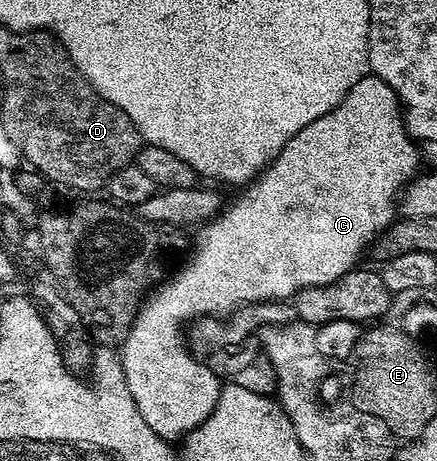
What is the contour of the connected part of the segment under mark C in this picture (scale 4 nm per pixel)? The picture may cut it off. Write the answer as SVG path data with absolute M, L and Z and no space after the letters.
M373 74L363 76L361 80L357 80L354 83L352 90L348 90L348 94L334 107L334 111L327 116L322 116L316 122L312 122L307 128L300 129L284 145L273 161L267 164L257 176L239 191L243 192L231 204L229 201L214 219L207 220L205 224L197 229L199 244L195 246L194 253L183 262L182 269L170 281L167 282L166 280L159 283L142 300L138 315L130 328L130 333L120 348L120 351L122 351L122 358L120 357L121 375L124 377L124 385L126 384L127 390L130 391L127 392L129 399L142 404L144 416L150 419L152 425L160 426L161 429L168 429L169 431L180 430L188 422L193 422L196 427L200 427L210 416L212 410L218 407L218 393L220 391L220 384L218 385L218 383L220 383L220 377L217 372L211 370L207 364L194 355L188 344L186 348L186 340L182 337L182 320L191 319L190 321L193 321L203 314L222 314L218 312L230 314L243 306L257 306L263 302L286 302L301 288L330 284L333 280L338 280L345 272L350 272L355 268L359 263L358 255L365 248L367 251L368 246L373 245L375 237L394 223L396 220L395 201L399 199L404 186L409 185L410 181L419 175L419 172L420 148L412 139L410 133L406 131L404 109L398 103L398 95L387 84L382 83L382 79L379 76Z

